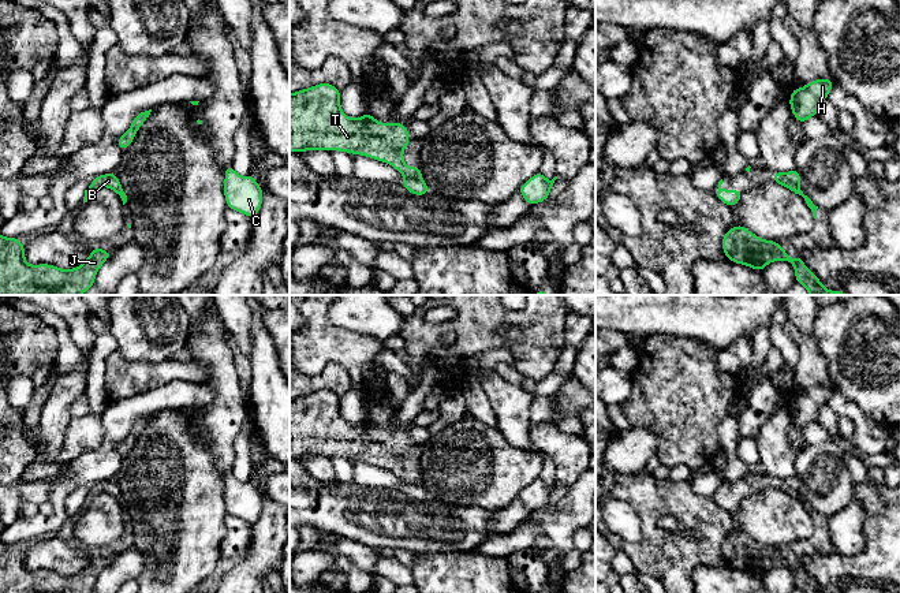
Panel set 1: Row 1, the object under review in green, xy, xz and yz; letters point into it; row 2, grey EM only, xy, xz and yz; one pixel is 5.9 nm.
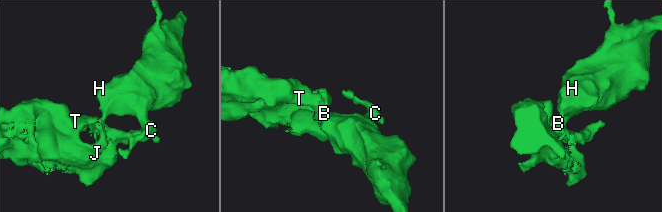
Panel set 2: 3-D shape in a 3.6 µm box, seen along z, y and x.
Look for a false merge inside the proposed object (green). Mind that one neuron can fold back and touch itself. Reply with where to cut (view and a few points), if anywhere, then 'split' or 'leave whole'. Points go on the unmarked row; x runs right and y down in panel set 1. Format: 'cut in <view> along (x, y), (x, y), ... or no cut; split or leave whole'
cut in xz along (421, 485), (404, 487); split

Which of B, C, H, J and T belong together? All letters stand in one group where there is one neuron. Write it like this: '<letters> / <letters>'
B J T / C H

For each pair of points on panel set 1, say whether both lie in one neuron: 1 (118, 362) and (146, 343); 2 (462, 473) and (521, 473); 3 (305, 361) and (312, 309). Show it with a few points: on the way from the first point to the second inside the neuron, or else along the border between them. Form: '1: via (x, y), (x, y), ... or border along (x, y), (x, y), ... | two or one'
1: border along (118, 350), (130, 361), (156, 362) | two
2: via (477, 473), (505, 473) | one
3: via (312, 349), (312, 321) | one

